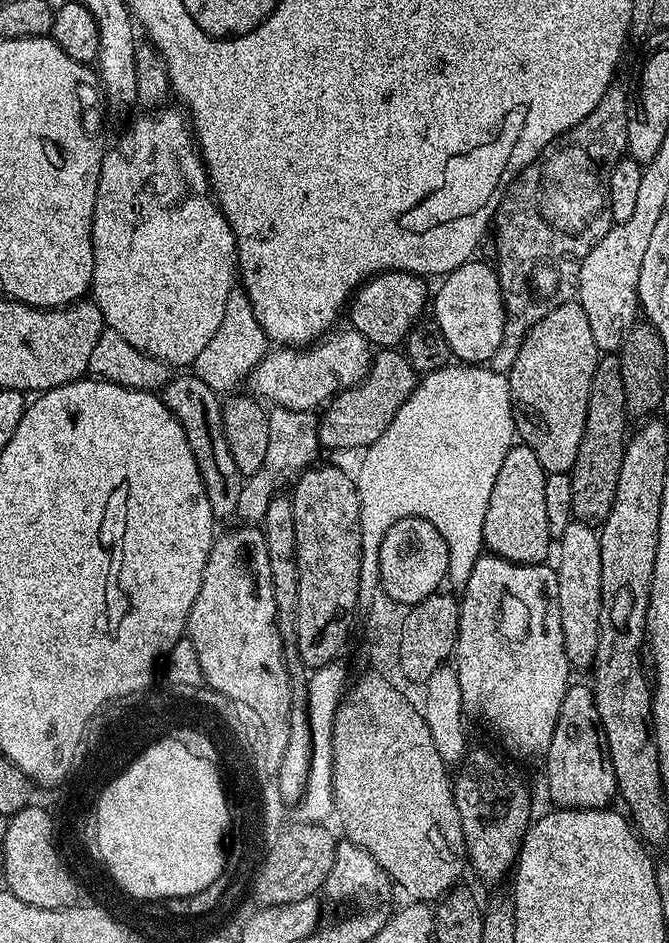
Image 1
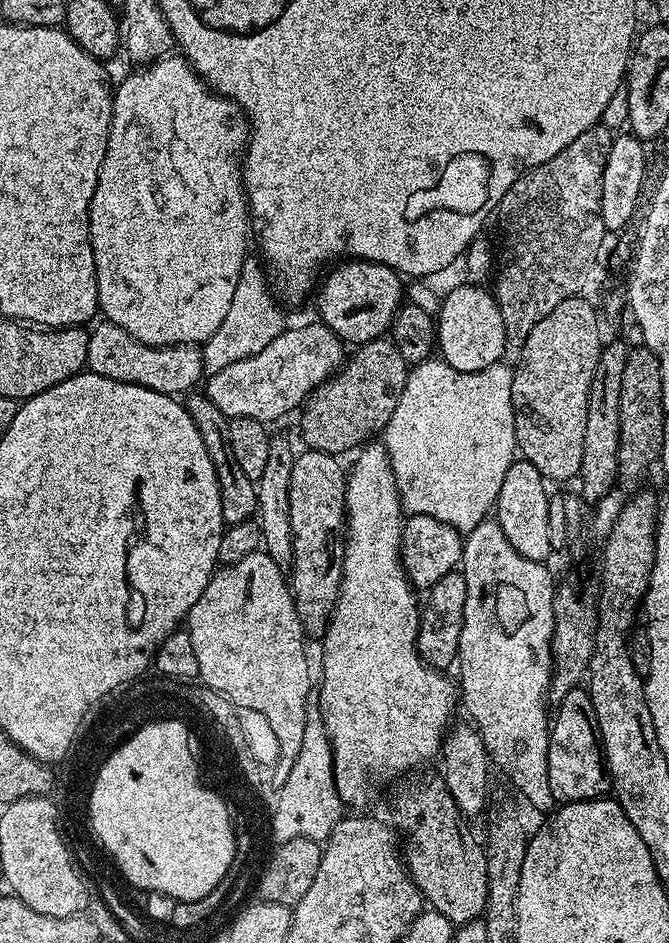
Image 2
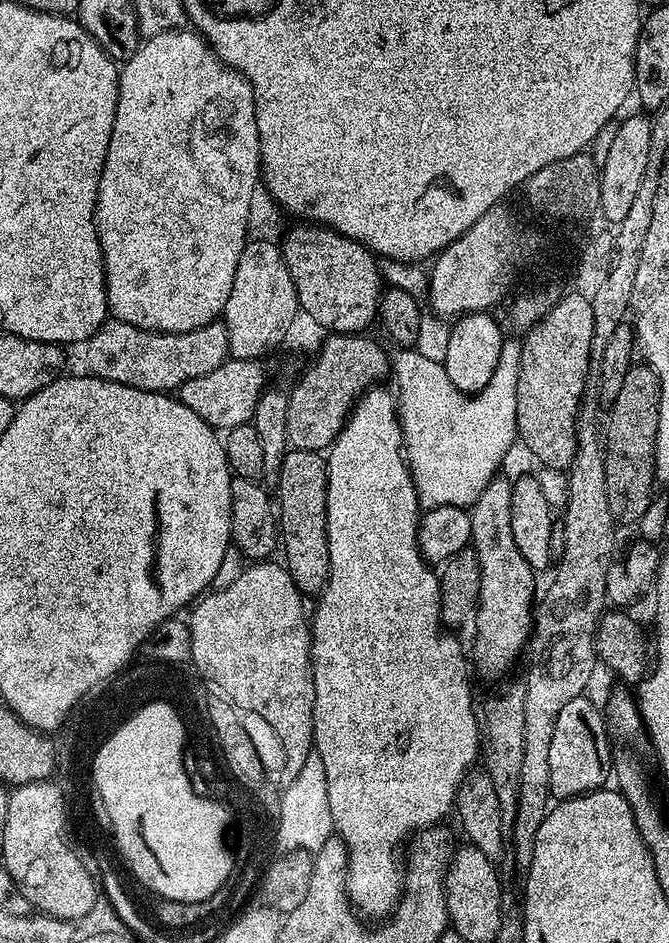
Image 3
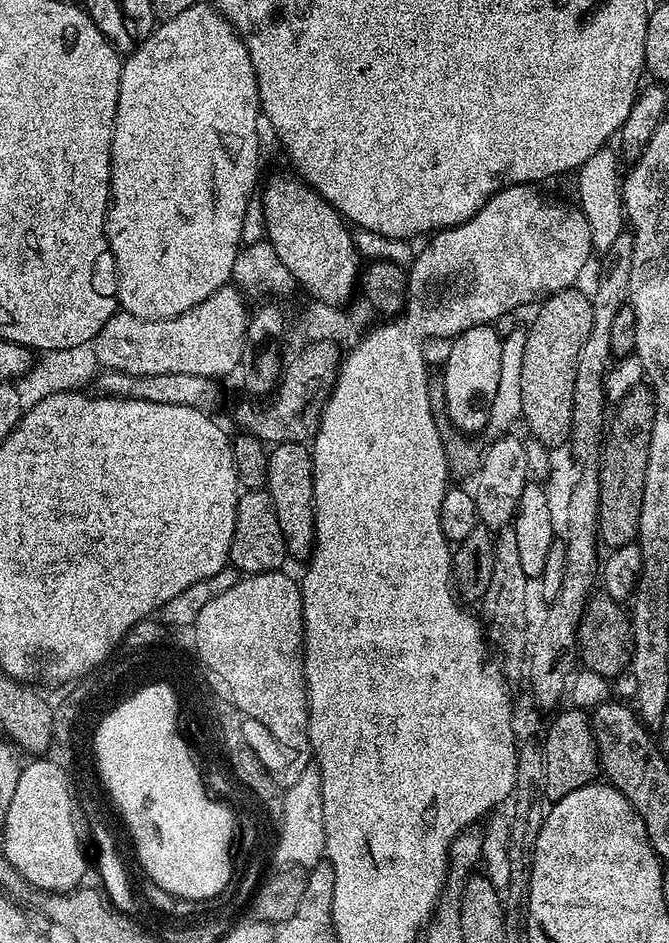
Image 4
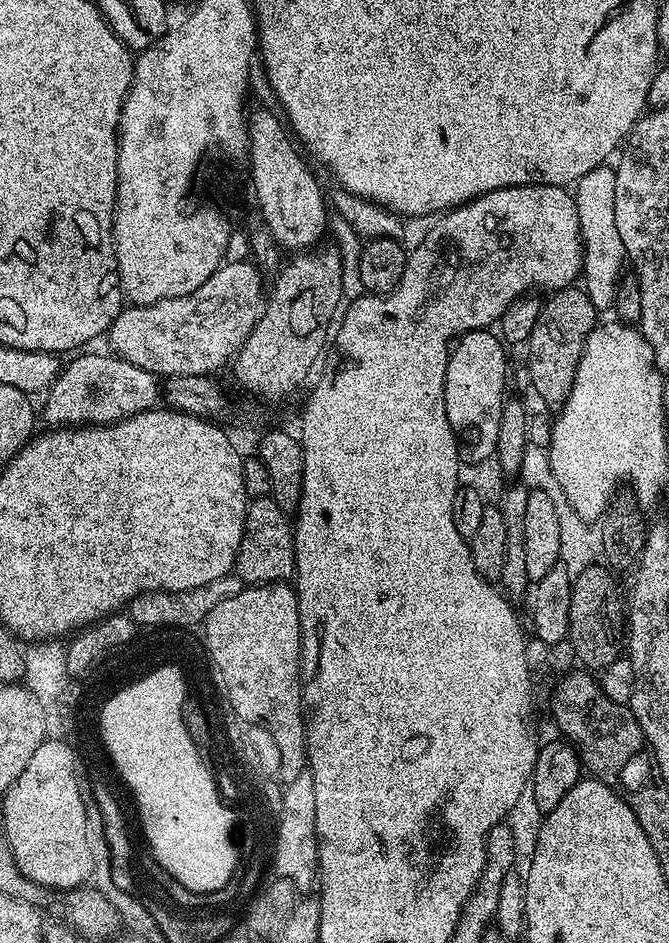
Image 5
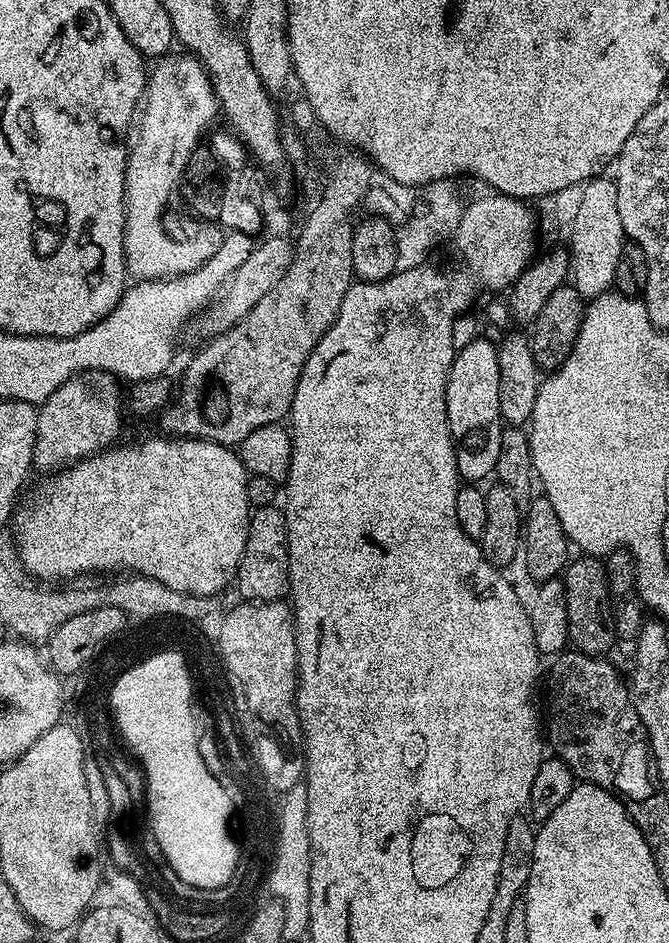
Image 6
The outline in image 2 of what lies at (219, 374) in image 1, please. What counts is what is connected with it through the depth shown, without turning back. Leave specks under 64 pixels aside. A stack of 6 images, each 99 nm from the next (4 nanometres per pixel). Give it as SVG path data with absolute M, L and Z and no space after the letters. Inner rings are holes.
M252 254L245 257L237 289L234 290L233 301L229 305L229 313L223 318L218 330L201 347L205 375L218 373L231 363L258 354L284 330L284 314L276 305L269 277L267 280L265 273L267 274L267 271L259 257Z

